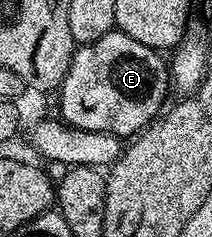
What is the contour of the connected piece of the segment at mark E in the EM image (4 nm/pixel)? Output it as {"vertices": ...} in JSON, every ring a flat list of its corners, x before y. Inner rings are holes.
{"vertices":[[114,29,98,37,98,41,73,50,72,64,58,88,58,115,69,127,132,137,161,114,168,91,170,67,165,56,153,47,142,45,142,41,134,41,134,37]]}

